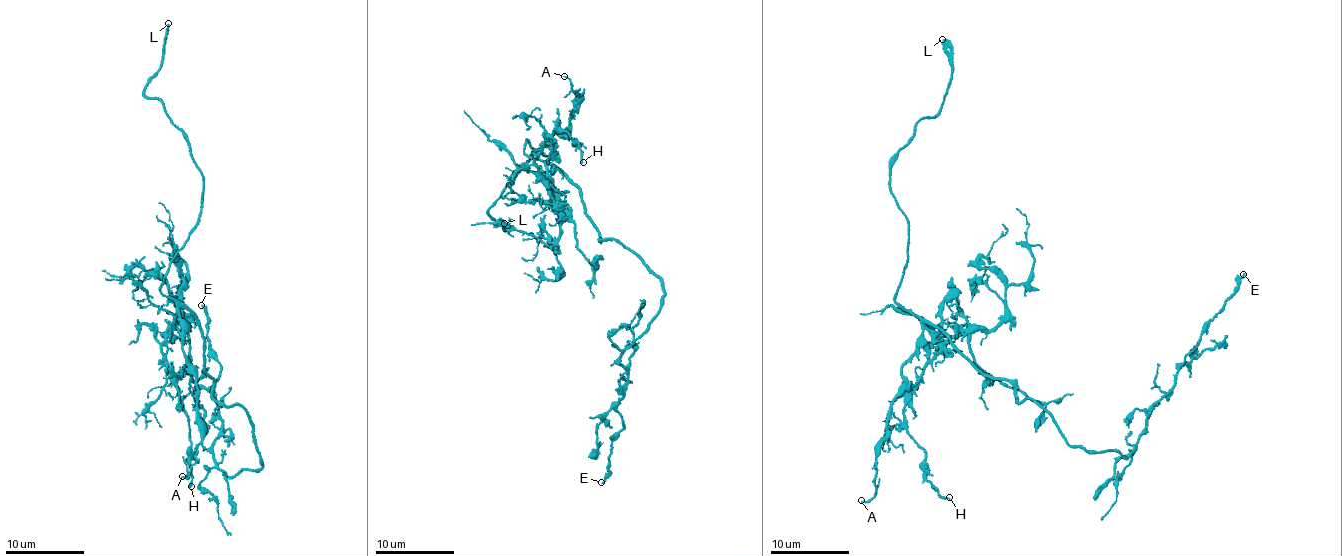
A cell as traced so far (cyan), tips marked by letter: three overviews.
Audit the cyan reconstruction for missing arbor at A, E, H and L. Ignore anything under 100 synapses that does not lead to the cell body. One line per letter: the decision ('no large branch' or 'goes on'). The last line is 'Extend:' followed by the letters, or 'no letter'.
A: no large branch
E: no large branch
H: no large branch
L: goes on
Extend: L

